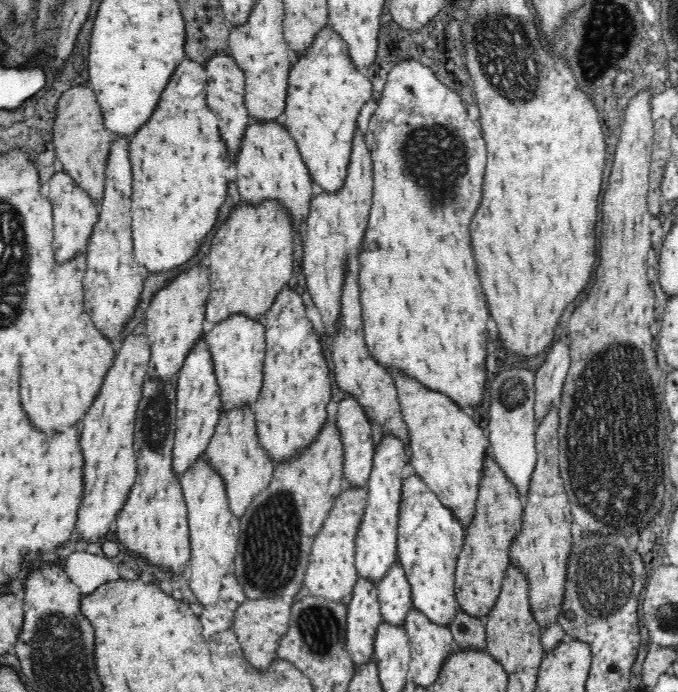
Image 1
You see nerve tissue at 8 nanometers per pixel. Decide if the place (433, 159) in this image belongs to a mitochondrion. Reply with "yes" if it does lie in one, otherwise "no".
yes

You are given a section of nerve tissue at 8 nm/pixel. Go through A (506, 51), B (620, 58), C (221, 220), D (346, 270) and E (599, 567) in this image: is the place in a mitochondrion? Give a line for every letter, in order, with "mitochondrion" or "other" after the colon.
A: mitochondrion
B: other
C: other
D: other
E: mitochondrion

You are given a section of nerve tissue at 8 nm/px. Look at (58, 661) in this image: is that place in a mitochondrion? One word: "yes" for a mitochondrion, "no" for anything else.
yes

